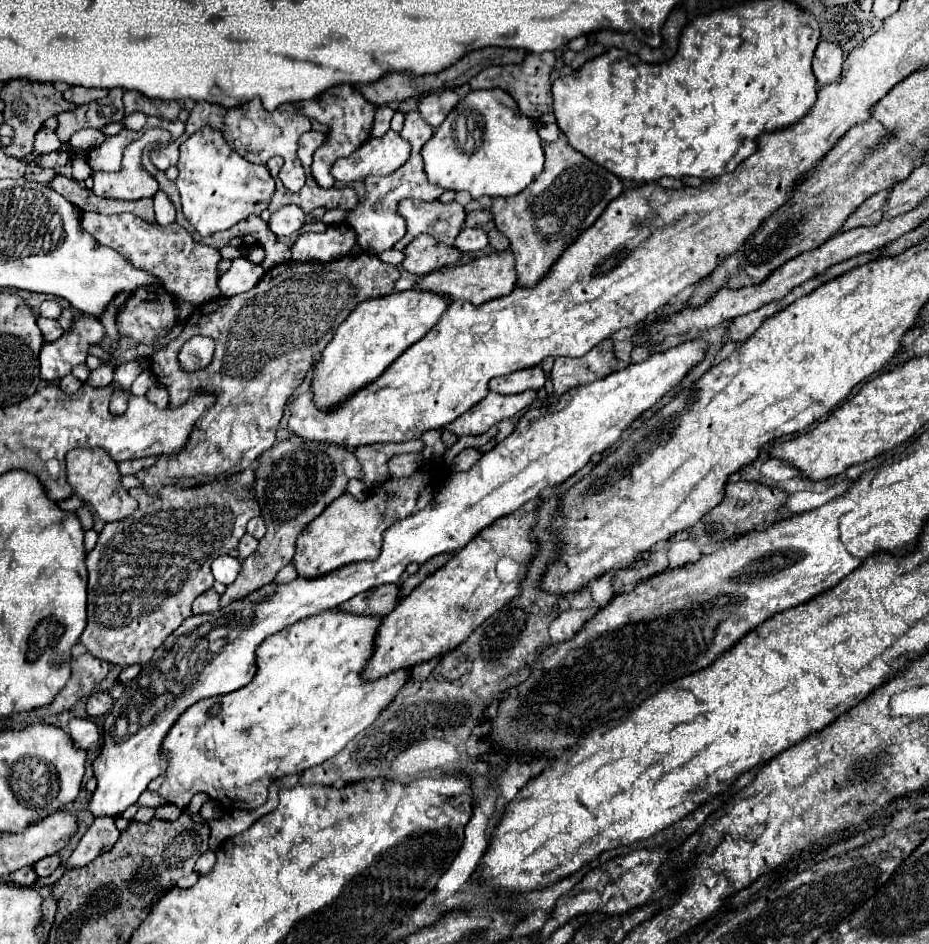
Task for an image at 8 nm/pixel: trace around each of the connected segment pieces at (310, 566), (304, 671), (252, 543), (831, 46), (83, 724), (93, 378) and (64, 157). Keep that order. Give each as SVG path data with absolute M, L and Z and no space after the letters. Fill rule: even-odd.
M415 471L407 479L389 479L377 489L373 489L367 497L367 501L359 503L349 493L335 499L317 519L309 523L305 531L297 537L295 543L295 555L293 565L297 571L297 577L315 579L321 575L327 575L339 567L345 567L349 563L357 561L373 561L381 553L381 539L383 531L391 527L397 519L405 519L407 515L415 513L415 501L419 491L433 489L433 479L437 473L429 471Z
M327 609L265 639L257 649L257 671L249 685L229 695L195 703L181 719L177 719L175 727L169 729L163 743L167 769L159 795L179 809L185 809L195 793L207 793L213 801L231 811L257 809L267 801L267 787L275 777L303 773L305 769L335 757L357 733L367 729L379 717L409 679L409 671L395 671L377 681L365 681L361 677L361 671L373 653L373 639L379 625L381 617L377 615L361 617ZM213 705L219 705L215 715L211 715Z
M245 533L243 537L241 537L241 541L239 541L239 555L241 555L241 559L247 559L255 549L257 549L257 539L255 537L251 537L249 533Z
M823 39L813 57L813 73L817 77L817 85L829 85L841 79L841 65L843 65L843 51L835 43Z
M73 717L69 721L69 735L73 739L73 743L85 751L95 751L99 749L99 739L101 733L97 729L97 725L91 719L83 719L83 717Z
M101 365L95 371L91 371L91 375L87 379L87 385L107 387L111 381L113 381L113 367L111 365Z
M65 149L61 151L53 151L53 153L45 153L45 155L39 155L37 157L37 165L39 167L49 167L49 169L55 169L55 167L63 167L65 163L69 163L69 153L65 153Z

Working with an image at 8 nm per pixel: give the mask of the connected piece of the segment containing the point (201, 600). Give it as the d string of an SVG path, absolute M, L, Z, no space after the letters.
M209 589L201 593L195 603L193 603L193 613L203 615L203 613L213 613L219 609L219 593L215 589Z

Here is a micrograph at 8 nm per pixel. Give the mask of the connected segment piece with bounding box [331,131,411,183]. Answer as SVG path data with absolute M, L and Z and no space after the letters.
M399 133L371 137L355 153L335 161L331 173L337 181L349 183L367 175L389 175L409 159L411 145Z

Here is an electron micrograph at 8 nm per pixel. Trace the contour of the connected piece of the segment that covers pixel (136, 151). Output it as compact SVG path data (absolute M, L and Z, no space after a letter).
M147 129L141 139L125 147L123 151L123 169L117 173L93 173L93 193L107 199L137 201L143 197L153 197L159 189L157 181L141 167L141 153L147 143L169 141L169 131L165 129Z

